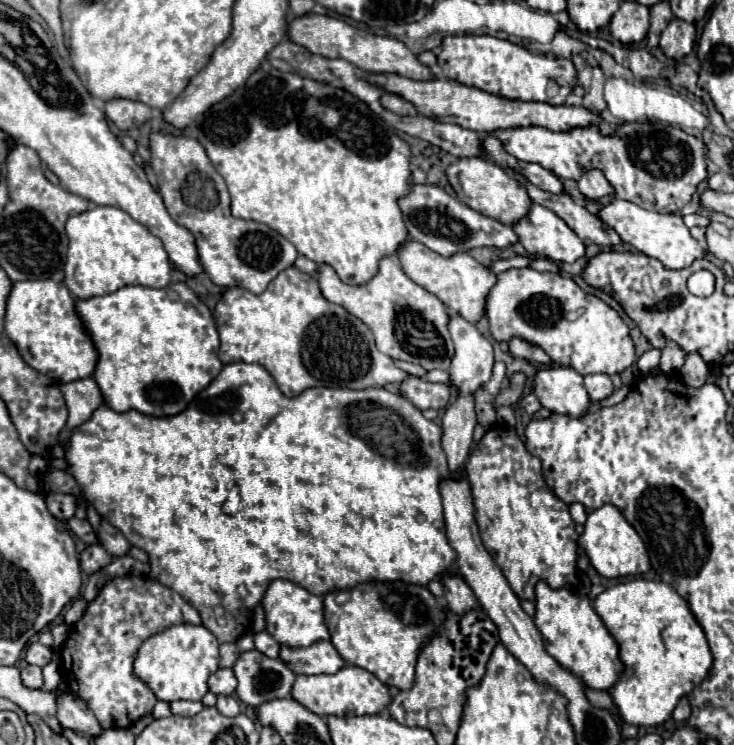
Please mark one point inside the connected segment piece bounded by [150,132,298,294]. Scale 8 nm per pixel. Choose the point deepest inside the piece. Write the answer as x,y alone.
234,252

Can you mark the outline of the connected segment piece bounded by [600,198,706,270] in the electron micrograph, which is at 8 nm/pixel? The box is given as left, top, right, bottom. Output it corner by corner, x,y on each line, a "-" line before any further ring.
616,198
604,206
604,210
600,212
600,220
604,220
610,228
614,228
624,242
632,244
638,252
660,260
662,266
668,270
682,270
684,266
690,266
694,260
706,254
704,242
694,240
682,218
676,214
660,214
660,212
644,210
632,202

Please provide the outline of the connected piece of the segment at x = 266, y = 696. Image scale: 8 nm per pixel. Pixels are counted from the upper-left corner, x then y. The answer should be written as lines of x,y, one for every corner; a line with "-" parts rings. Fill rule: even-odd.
258,650
242,652
232,670
238,678
238,698
252,708
266,700
288,698
296,680
282,660
268,658

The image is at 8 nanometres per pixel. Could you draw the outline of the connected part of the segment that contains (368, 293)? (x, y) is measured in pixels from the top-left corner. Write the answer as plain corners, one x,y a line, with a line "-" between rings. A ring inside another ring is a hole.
396,256
382,258
380,260
380,272
364,286
344,284
330,266
320,266
318,268
318,282
320,282
320,290
322,290
322,294
324,294
324,298
328,302
344,306
350,314
360,318
374,332
374,340
376,340
376,346
378,346
380,352
388,354
394,360
420,364
426,370
436,370
436,368
438,370
448,370
450,360
452,360
452,338
448,334
448,318
450,318
448,310
446,310
446,306
444,306
444,302
440,298
436,298
434,294
430,294
422,286
414,284
404,274
404,270
402,270

